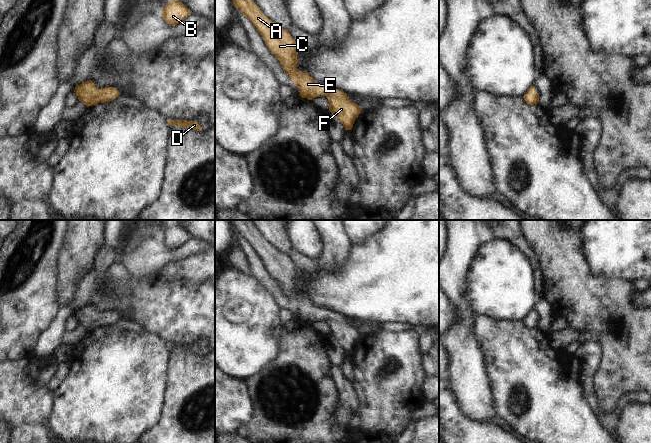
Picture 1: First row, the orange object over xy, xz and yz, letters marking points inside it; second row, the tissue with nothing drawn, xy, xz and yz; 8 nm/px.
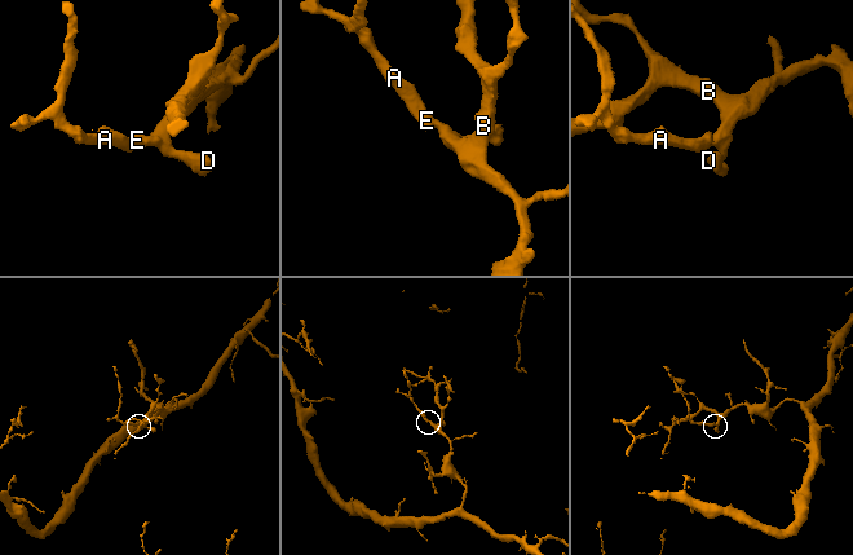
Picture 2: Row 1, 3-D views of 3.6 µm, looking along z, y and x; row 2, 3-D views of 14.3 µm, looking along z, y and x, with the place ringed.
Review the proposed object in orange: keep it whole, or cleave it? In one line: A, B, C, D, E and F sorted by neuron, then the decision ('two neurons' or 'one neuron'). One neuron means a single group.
A B C D E F; one neuron

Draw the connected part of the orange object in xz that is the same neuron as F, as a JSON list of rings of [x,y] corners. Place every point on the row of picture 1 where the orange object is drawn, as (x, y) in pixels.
[[[232,0],[235,7],[248,18],[262,36],[268,49],[277,57],[282,68],[299,90],[299,96],[313,100],[320,94],[329,101],[329,111],[343,124],[345,130],[351,130],[362,107],[352,102],[347,94],[332,87],[319,84],[308,73],[296,68],[298,63],[298,44],[288,30],[276,25],[266,17],[253,0]]]

